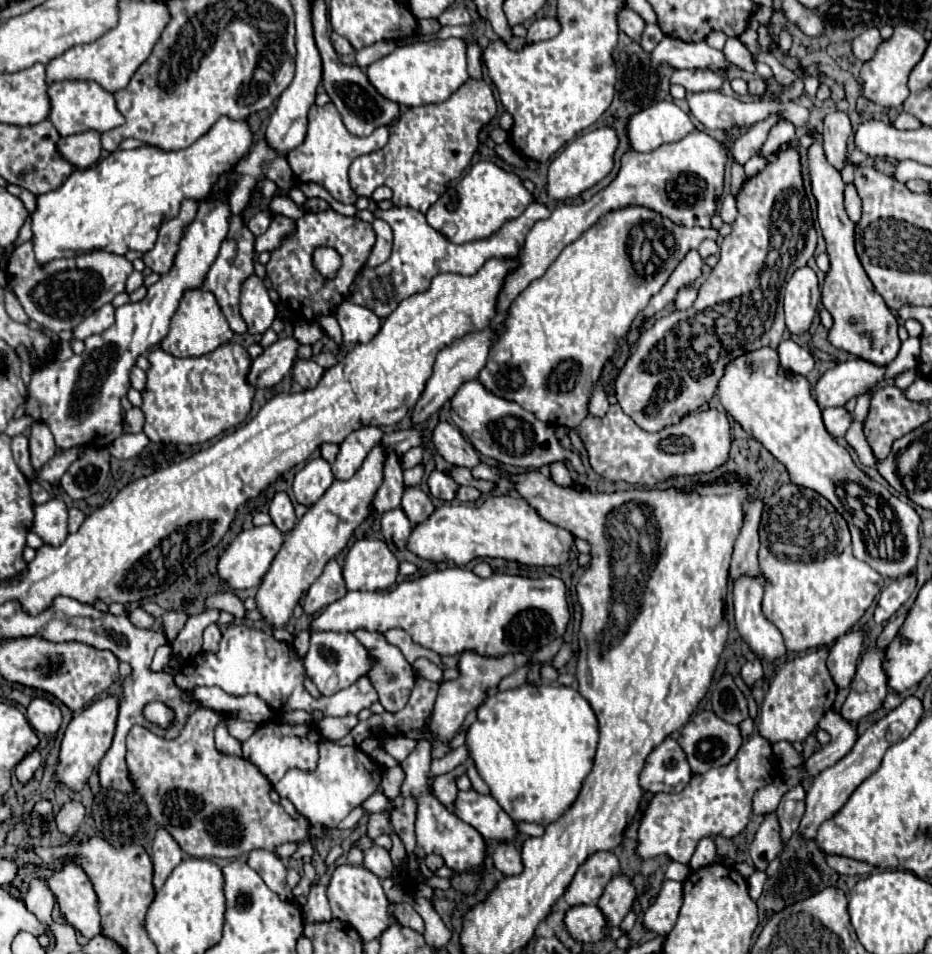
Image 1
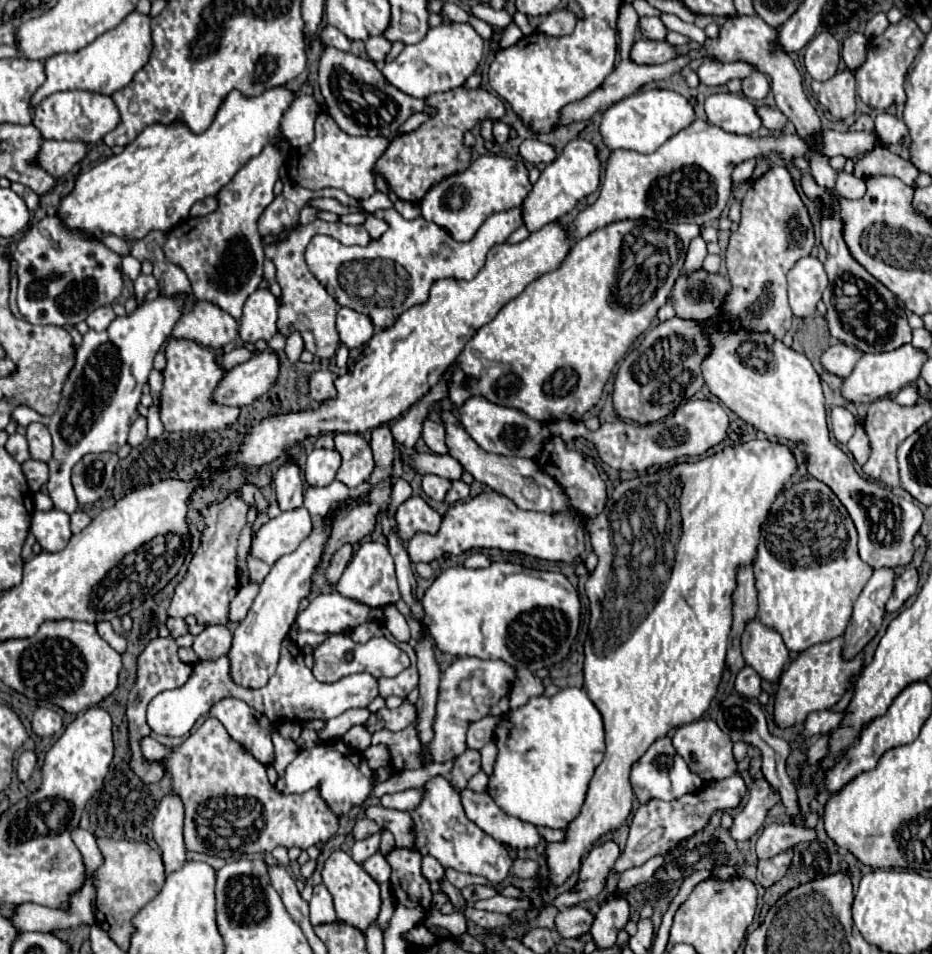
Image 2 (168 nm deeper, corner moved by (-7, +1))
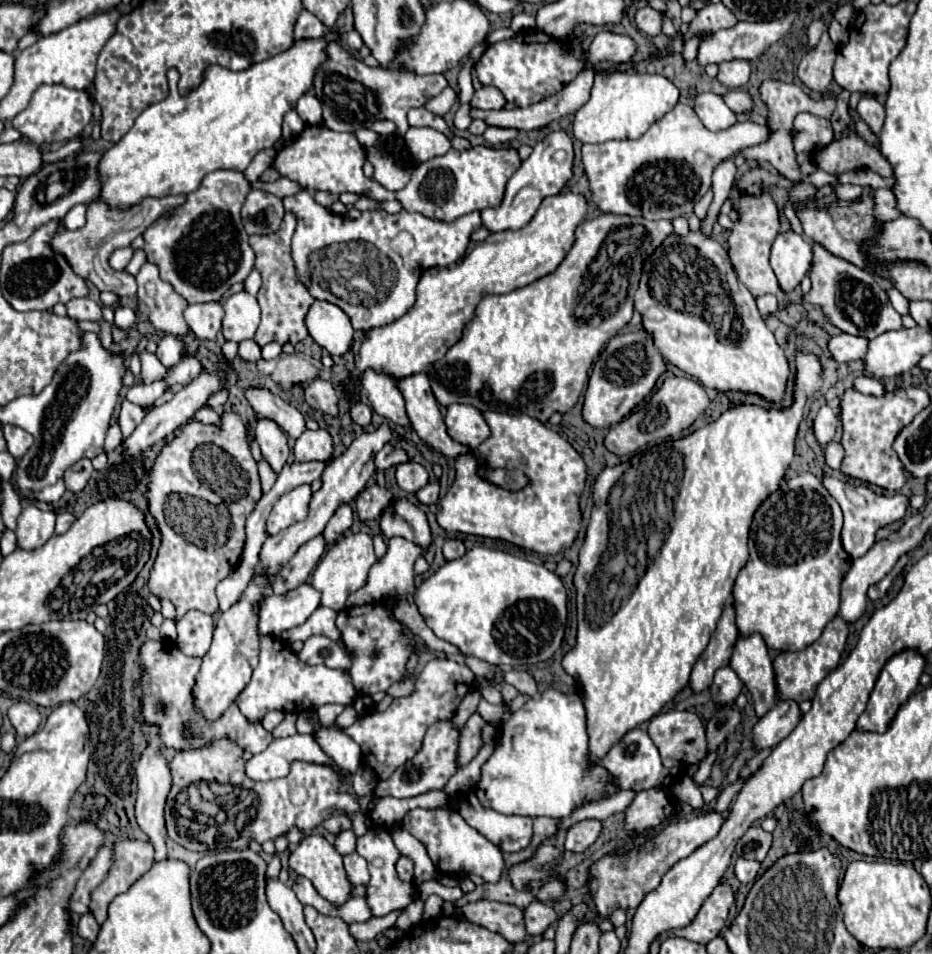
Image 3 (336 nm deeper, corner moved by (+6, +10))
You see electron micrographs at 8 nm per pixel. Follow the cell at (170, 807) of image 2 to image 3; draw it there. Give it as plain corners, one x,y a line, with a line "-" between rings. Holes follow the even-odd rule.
140,722
142,732
150,738
150,746
146,748
146,752
142,754
138,766
136,766
136,778
138,778
138,798
136,798
136,822
142,828
142,832
150,838
150,842
154,844
156,850
156,860
164,860
166,858
166,826
164,826
164,806
166,806
166,798
170,792
170,768
168,762
162,758
160,754
160,740
156,736
156,726
150,724
142,724

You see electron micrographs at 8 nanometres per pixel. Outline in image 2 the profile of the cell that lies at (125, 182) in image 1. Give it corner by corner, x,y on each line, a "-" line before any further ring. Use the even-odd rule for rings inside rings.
279,85
257,97
231,91
207,131
193,133
183,121
169,125
149,125
123,153
113,155
79,175
75,189
61,199
57,215
73,229
83,229
91,237
113,233
125,241
137,241
149,231
167,231
187,219
195,201
213,197
233,175
263,147
275,145
281,153
289,151
281,135
281,117
295,99
295,91

